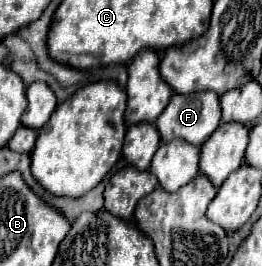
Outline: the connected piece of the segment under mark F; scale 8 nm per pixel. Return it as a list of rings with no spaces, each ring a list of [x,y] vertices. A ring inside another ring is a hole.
[[[195,92],[191,96],[173,94],[167,108],[155,120],[155,128],[159,128],[159,136],[163,142],[183,140],[193,146],[201,146],[219,126],[221,112],[219,112],[219,96],[215,92]]]

